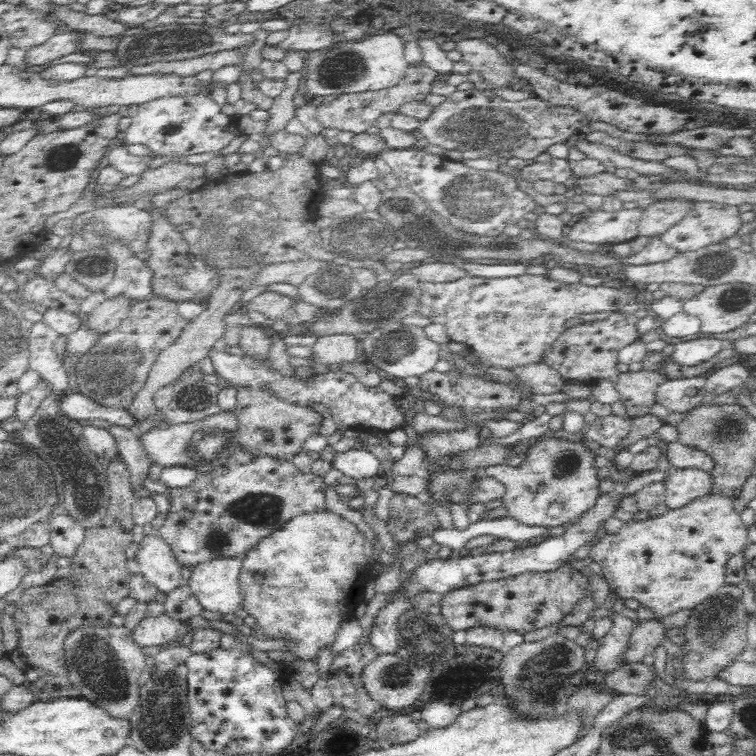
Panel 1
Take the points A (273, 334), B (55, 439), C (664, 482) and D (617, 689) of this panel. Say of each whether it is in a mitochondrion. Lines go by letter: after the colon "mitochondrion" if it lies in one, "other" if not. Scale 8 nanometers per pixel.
A: other
B: mitochondrion
C: other
D: other

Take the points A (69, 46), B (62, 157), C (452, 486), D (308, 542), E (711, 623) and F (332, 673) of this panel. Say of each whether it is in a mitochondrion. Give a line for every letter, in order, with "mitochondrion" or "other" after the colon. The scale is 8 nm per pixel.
A: other
B: mitochondrion
C: mitochondrion
D: other
E: mitochondrion
F: other

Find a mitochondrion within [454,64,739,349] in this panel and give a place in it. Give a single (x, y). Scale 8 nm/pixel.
(712, 267)

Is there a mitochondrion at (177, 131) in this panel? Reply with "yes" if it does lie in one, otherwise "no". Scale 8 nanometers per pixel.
yes

